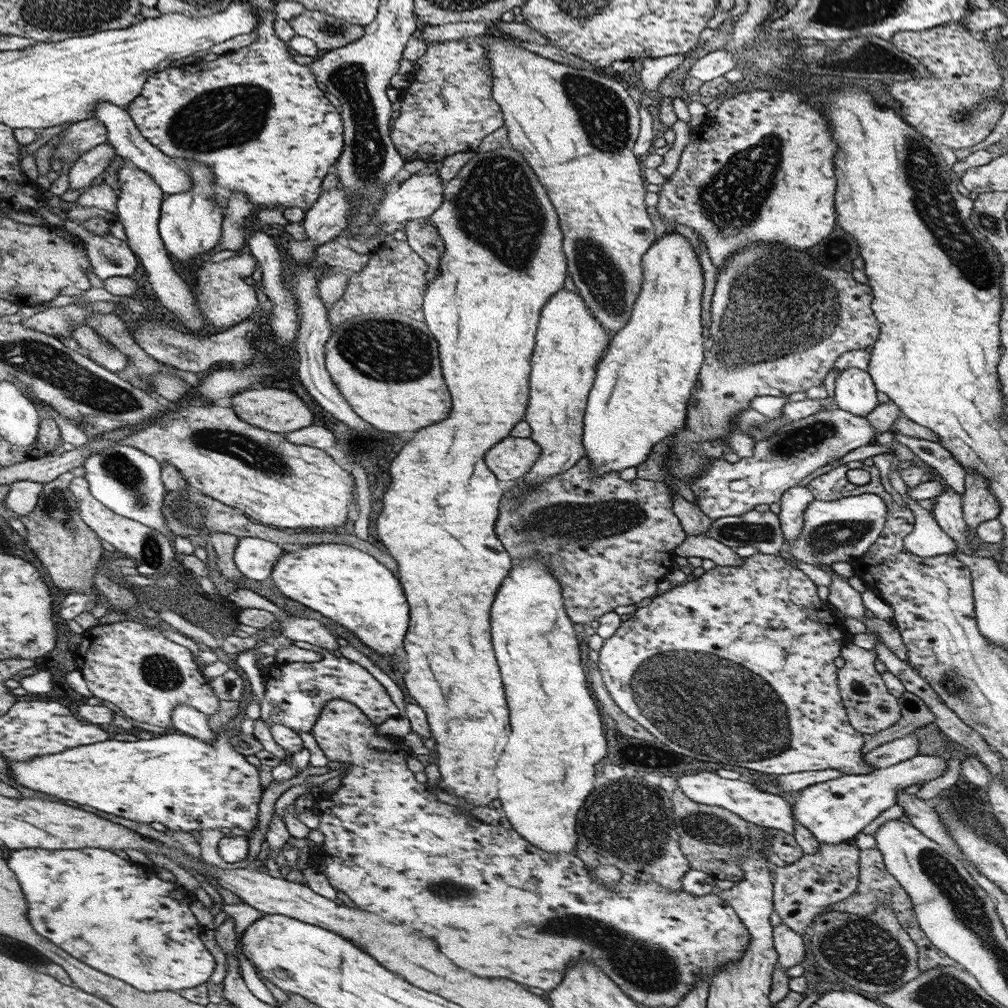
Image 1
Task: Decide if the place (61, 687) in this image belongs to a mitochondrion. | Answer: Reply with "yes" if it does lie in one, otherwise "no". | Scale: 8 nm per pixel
no

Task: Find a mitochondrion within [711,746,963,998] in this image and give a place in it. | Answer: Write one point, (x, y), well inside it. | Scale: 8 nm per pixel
(864, 951)

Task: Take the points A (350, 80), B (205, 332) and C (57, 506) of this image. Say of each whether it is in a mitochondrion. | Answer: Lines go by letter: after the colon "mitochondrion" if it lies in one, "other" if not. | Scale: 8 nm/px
A: mitochondrion
B: other
C: mitochondrion

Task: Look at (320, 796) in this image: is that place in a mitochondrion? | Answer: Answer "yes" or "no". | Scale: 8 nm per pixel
no

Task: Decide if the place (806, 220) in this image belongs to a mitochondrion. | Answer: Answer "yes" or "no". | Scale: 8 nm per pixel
no

